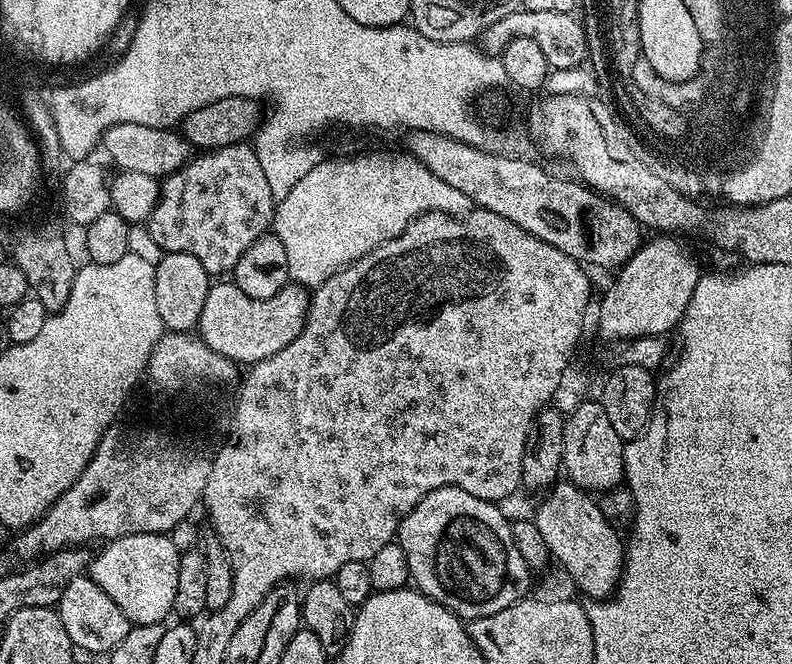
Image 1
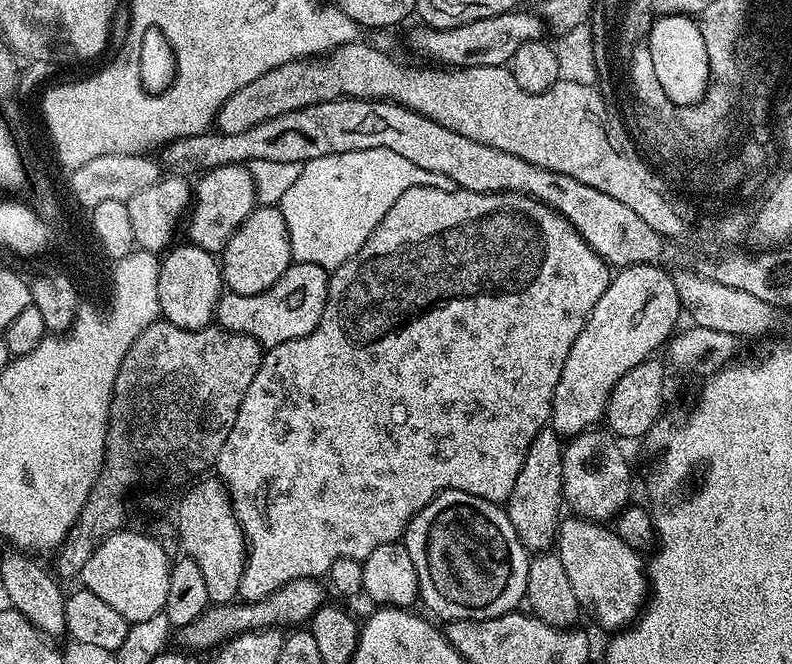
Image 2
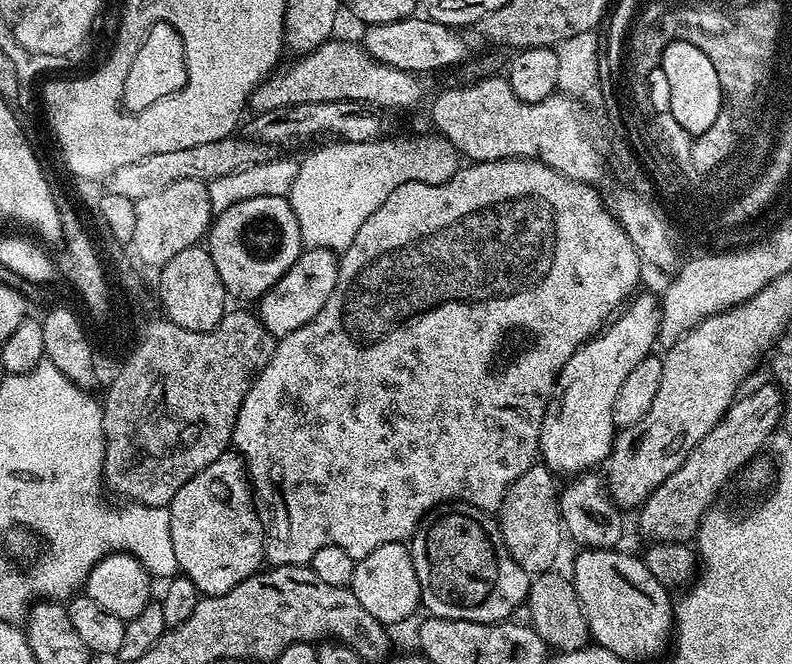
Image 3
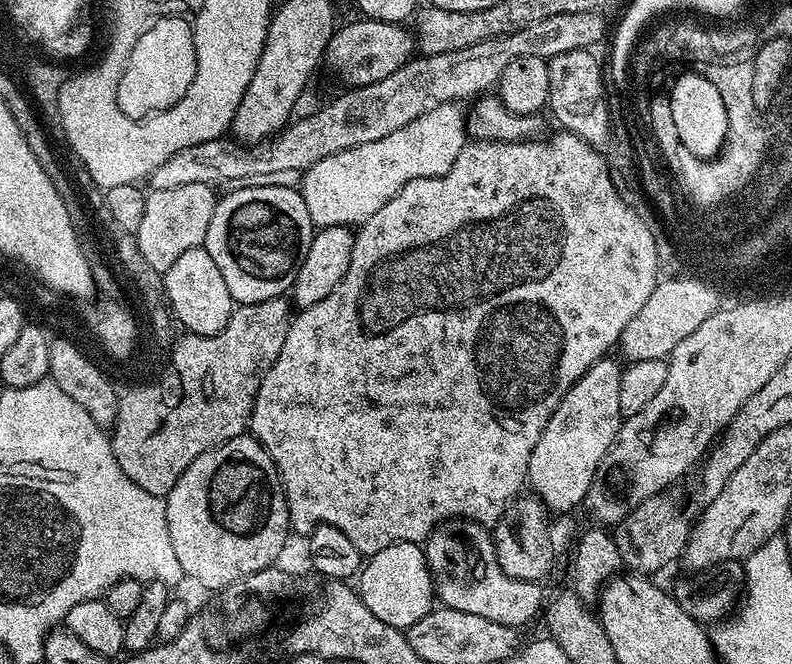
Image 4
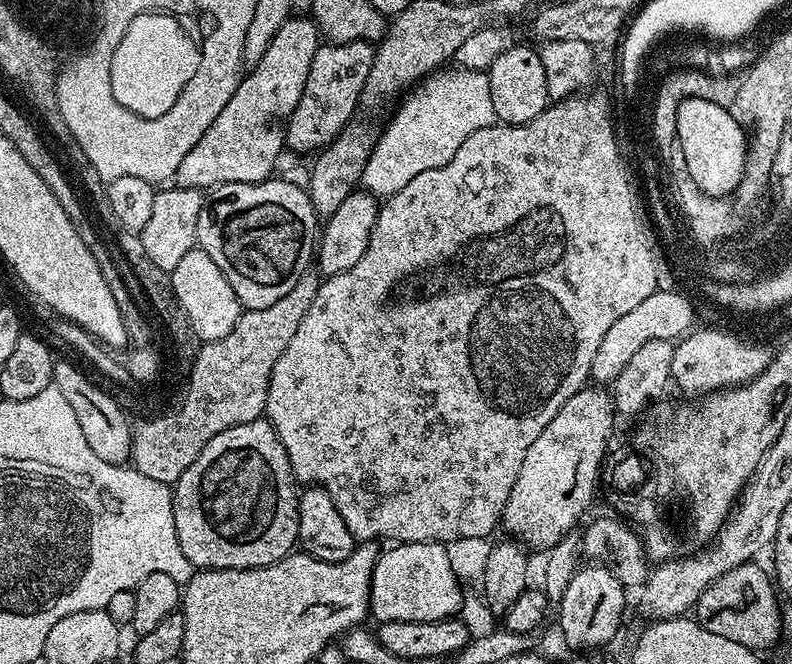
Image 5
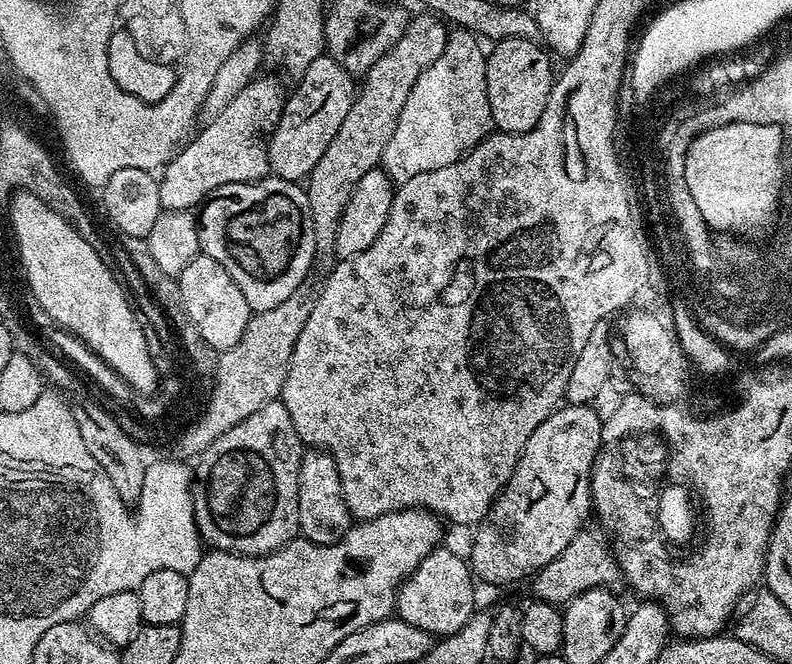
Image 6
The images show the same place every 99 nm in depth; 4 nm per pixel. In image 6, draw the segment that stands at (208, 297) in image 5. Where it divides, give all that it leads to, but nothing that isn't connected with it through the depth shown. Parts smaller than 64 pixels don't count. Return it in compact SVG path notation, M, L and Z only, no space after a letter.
M203 254L194 258L186 270L178 277L181 286L183 305L190 314L191 320L198 326L199 333L206 338L210 346L217 349L219 353L226 351L242 334L248 325L250 309L243 296L242 290L238 290L238 282L214 262L214 258Z

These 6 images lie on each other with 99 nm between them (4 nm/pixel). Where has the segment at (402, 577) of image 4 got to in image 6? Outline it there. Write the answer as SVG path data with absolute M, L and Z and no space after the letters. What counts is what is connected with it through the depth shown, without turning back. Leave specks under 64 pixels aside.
M438 546L415 570L412 571L396 592L395 615L401 620L410 622L410 626L418 626L418 630L426 630L434 638L449 636L471 618L477 611L474 602L474 588L477 581L472 575L467 559L459 557L451 547Z

